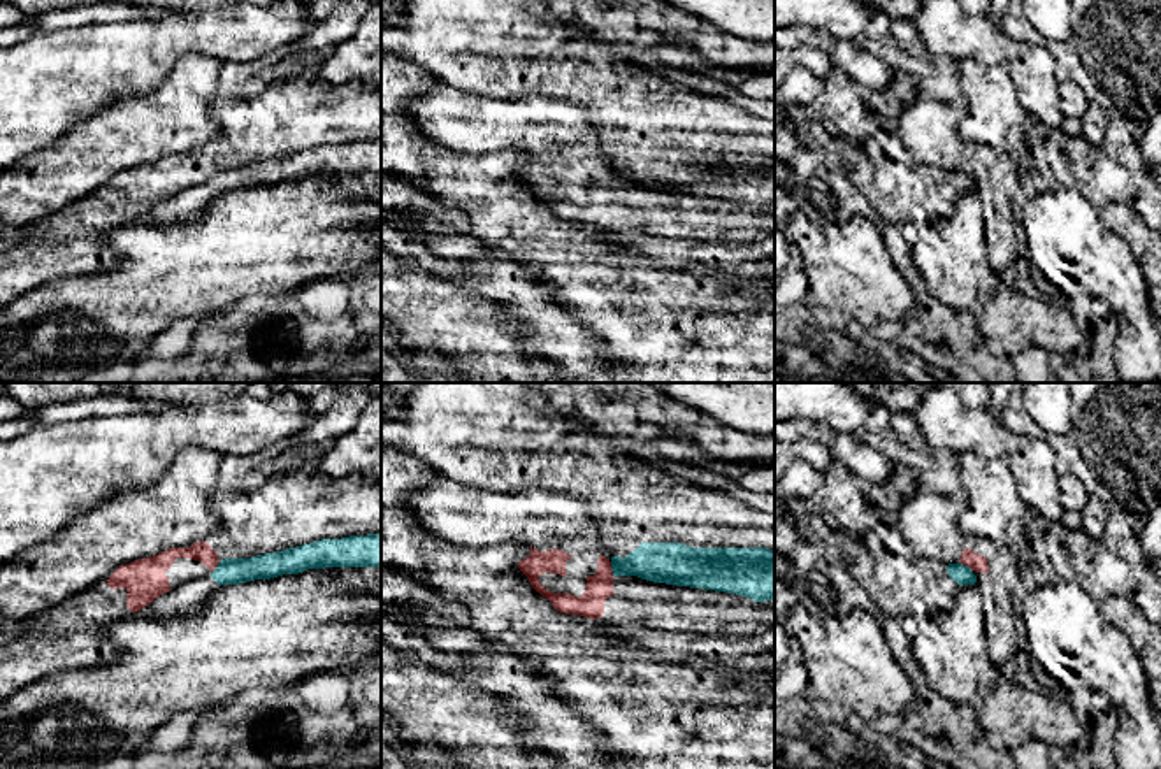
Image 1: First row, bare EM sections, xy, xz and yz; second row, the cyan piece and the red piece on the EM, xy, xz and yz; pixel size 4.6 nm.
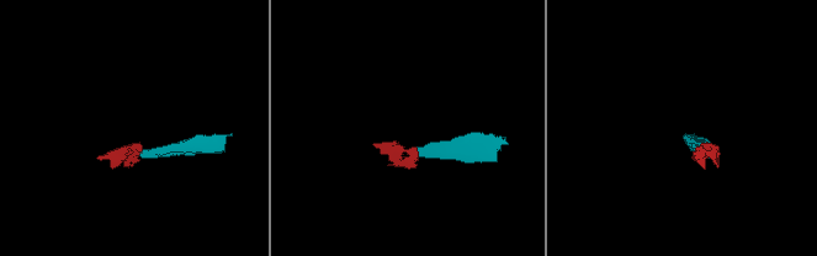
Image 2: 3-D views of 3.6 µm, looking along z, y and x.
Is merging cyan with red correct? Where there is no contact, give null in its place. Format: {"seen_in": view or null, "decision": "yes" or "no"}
{"seen_in": "xz", "decision": "no"}

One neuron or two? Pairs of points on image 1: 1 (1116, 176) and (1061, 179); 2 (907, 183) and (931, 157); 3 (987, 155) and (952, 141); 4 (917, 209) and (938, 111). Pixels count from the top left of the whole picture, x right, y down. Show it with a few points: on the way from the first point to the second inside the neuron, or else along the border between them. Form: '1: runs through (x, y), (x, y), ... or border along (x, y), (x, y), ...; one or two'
1: runs through (1102, 176), (1075, 176); one
2: border along (914, 162), (924, 164), (930, 169); two
3: runs through (979, 155), (966, 155), (961, 150); one
4: border along (914, 162), (924, 164), (930, 169); two

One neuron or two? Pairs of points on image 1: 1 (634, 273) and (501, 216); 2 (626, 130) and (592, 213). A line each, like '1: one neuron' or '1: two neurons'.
1: one neuron
2: two neurons

